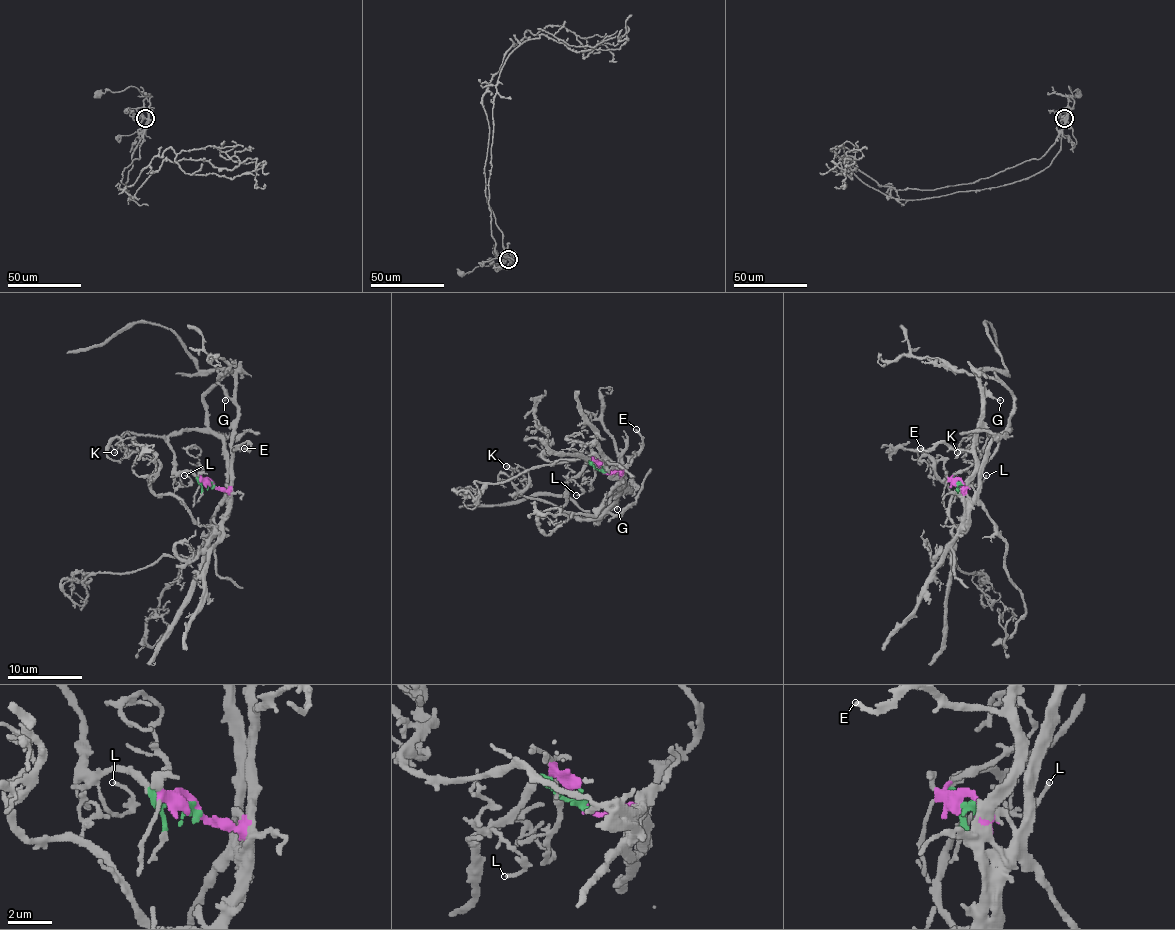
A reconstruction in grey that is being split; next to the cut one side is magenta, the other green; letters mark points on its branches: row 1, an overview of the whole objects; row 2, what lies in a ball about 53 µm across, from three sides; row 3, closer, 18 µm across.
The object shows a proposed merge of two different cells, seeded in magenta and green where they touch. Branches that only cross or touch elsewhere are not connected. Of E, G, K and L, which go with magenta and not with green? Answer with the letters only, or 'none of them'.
E, G

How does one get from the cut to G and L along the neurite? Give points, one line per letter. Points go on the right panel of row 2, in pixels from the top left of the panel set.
G: (963, 483), (963, 489), (974, 468), (974, 428), (982, 406), (988, 396), (1001, 400)
L: (963, 483), (957, 483), (956, 475), (961, 472), (969, 474), (976, 487), (986, 475)

